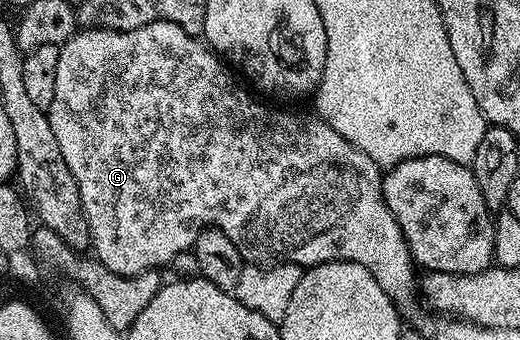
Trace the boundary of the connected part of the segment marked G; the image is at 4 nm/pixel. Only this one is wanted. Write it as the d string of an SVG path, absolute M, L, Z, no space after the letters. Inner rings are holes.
M153 21L149 25L141 25L141 29L129 29L128 31L110 31L109 29L101 29L100 27L92 27L90 29L76 30L75 34L59 47L59 56L57 57L57 86L53 93L53 105L49 105L46 114L49 125L52 126L53 134L57 137L58 148L65 159L65 164L69 165L69 170L73 173L73 178L80 187L81 205L84 209L84 215L88 219L89 233L91 234L90 250L93 252L94 258L100 263L105 264L113 273L121 273L122 275L136 275L137 273L145 273L146 271L154 271L156 269L166 268L173 261L173 257L177 257L177 253L185 253L192 250L200 233L209 227L215 227L221 233L225 233L229 237L229 241L233 241L233 245L239 247L239 252L243 258L244 264L272 265L276 263L297 263L300 267L306 269L316 267L319 263L328 263L329 261L353 261L357 265L365 265L365 269L369 269L373 273L373 277L377 277L377 281L385 289L385 293L399 308L400 312L407 314L409 312L417 312L419 307L415 304L417 301L417 275L415 279L415 271L417 272L417 264L411 257L411 250L405 241L405 237L401 231L401 225L397 225L397 221L393 217L393 213L389 209L389 205L385 205L385 197L383 196L383 176L378 163L375 163L366 155L361 153L361 149L357 149L349 141L345 141L345 137L341 137L341 133L337 133L337 129L333 129L324 119L311 115L294 115L291 111L278 111L275 107L266 107L263 103L258 103L233 76L229 70L228 64L224 62L220 56L216 55L202 38L185 33L179 25L173 25L167 21Z

